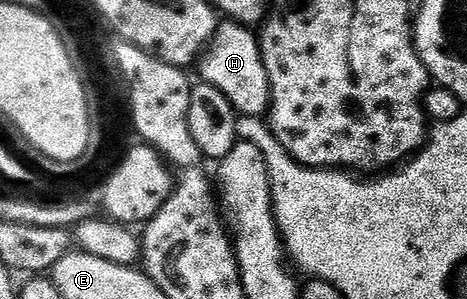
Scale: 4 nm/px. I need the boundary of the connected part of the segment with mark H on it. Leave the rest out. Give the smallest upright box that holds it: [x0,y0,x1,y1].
[199,22,272,117]

